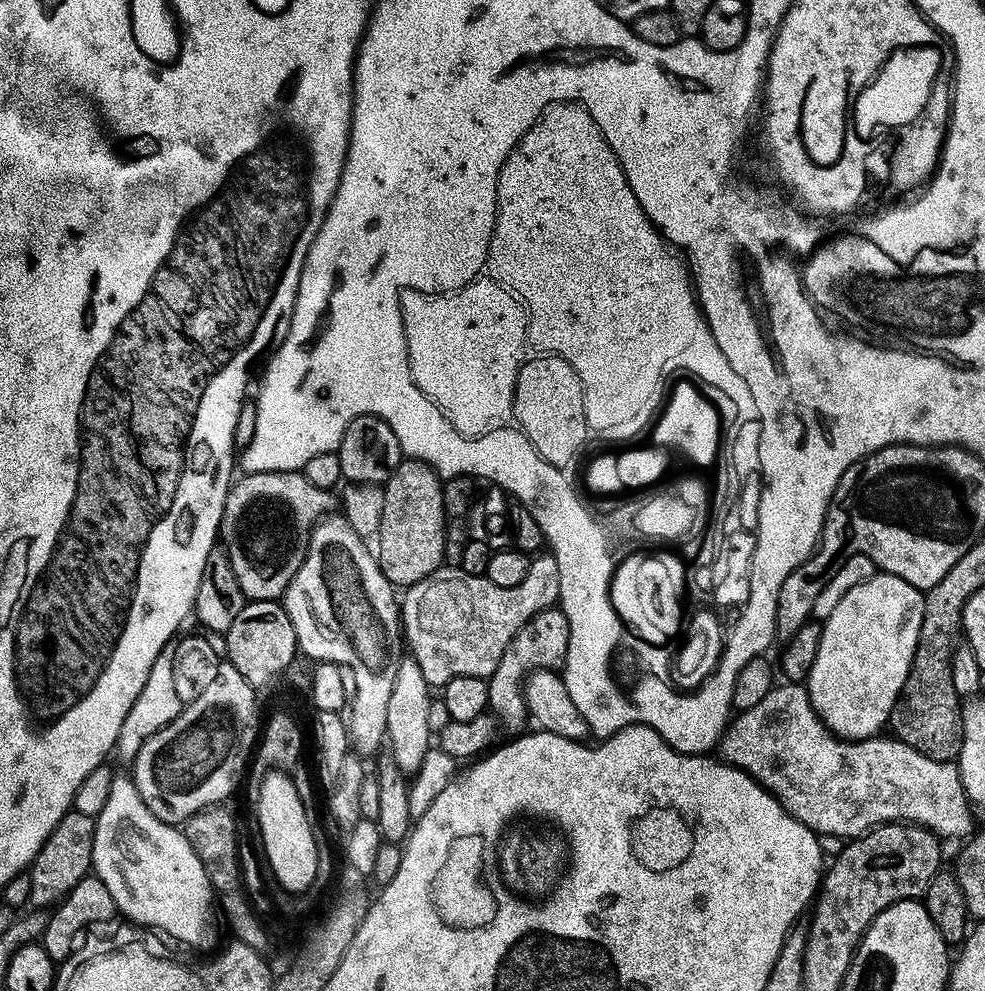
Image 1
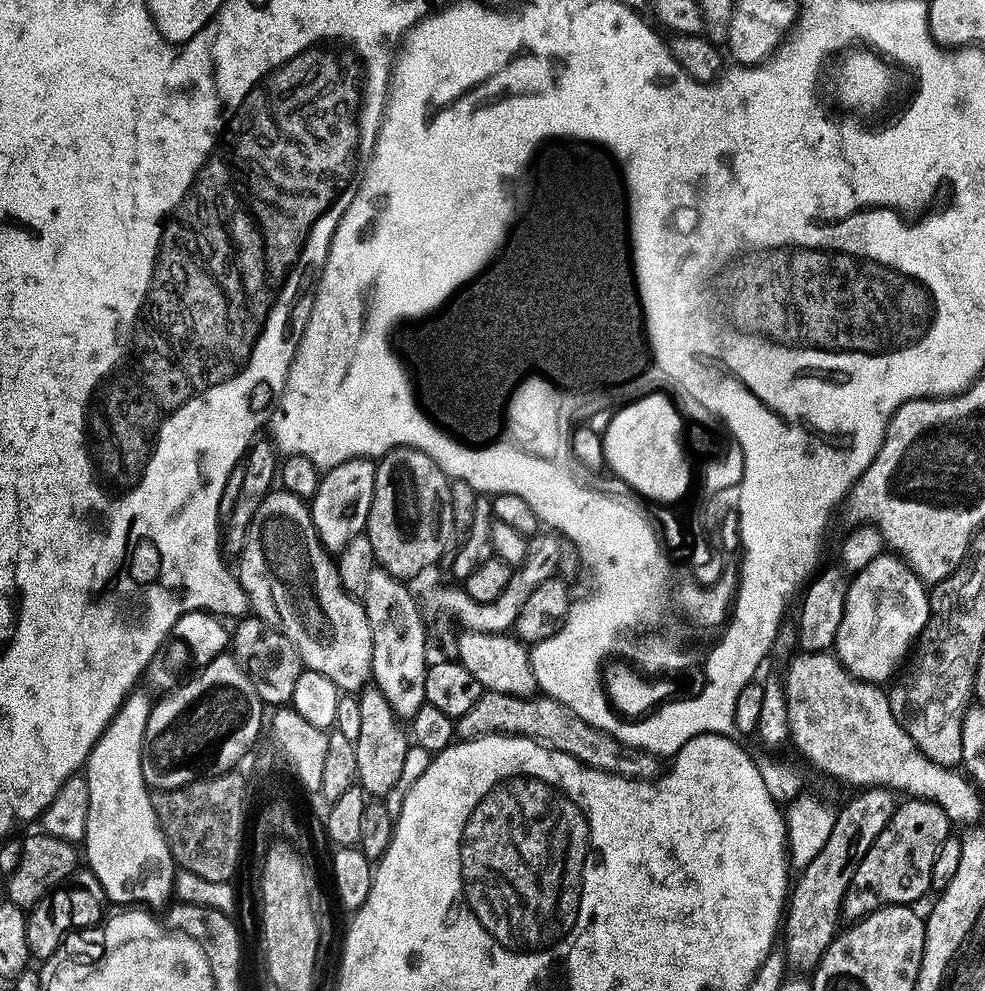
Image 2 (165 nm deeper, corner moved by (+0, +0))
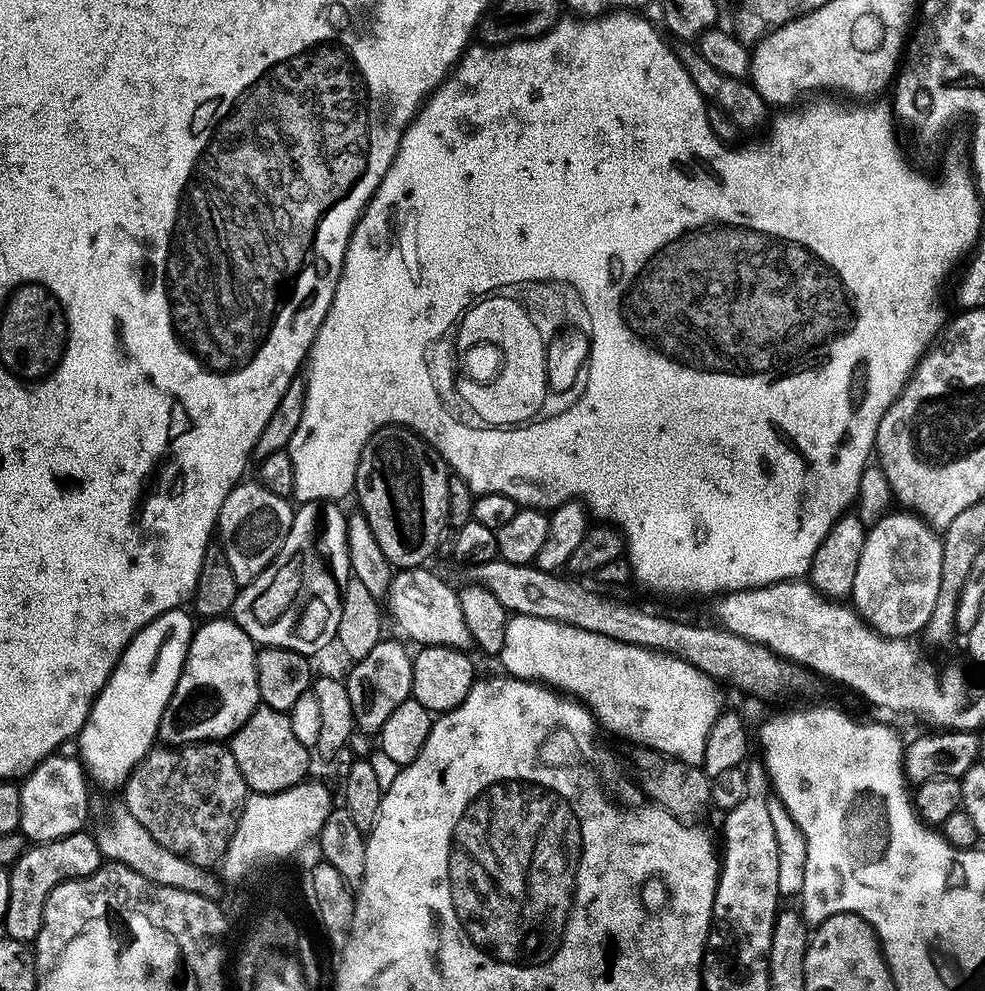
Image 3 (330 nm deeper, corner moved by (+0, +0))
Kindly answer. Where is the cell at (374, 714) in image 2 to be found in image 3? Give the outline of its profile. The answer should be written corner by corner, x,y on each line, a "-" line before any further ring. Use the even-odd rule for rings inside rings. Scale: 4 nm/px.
381,638
366,654
366,658
355,661
351,665
346,683
350,694
350,710
354,710
356,727
362,733
372,732
379,734
386,718
402,706
402,702
410,699
412,694
412,657
411,651
407,652
396,640

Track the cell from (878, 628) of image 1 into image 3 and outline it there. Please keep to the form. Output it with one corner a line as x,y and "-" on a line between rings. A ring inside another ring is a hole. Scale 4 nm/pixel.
907,510
889,511
888,515
867,529
850,600
869,628
876,629
881,636
897,638
912,638
915,632
923,633
930,614
934,614
934,602
938,602
938,586
942,586
943,545
943,539
933,529

